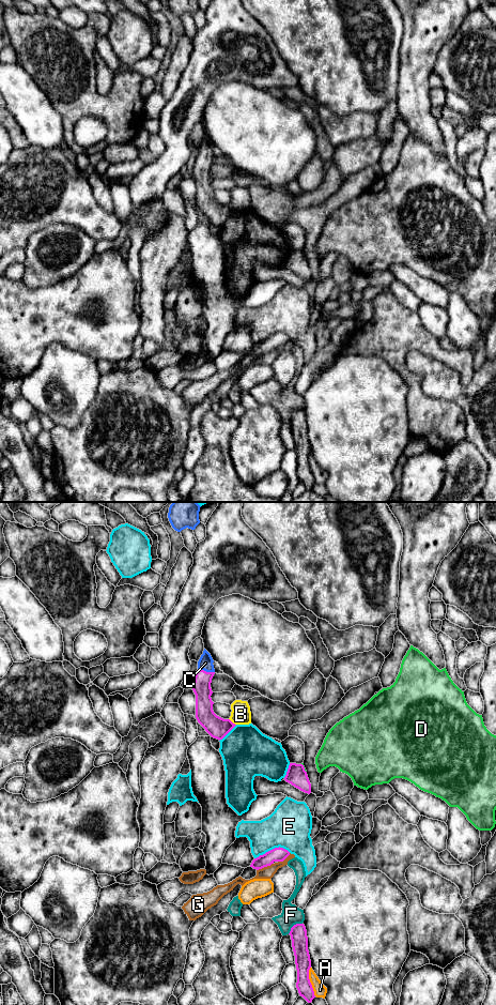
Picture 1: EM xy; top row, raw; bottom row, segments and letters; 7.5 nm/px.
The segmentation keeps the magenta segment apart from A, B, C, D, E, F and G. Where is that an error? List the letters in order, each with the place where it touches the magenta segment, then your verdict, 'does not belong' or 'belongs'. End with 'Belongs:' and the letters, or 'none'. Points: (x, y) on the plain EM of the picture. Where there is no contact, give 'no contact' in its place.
A: xy (309, 468) | does not belong
B: xy (231, 208) | does not belong
C: xy (205, 157) | belongs
D: xy (304, 254) | does not belong
E: xy (273, 335) | does not belong
F: xy (293, 412) | does not belong
G: xy (264, 352) | does not belong
Belongs: C

